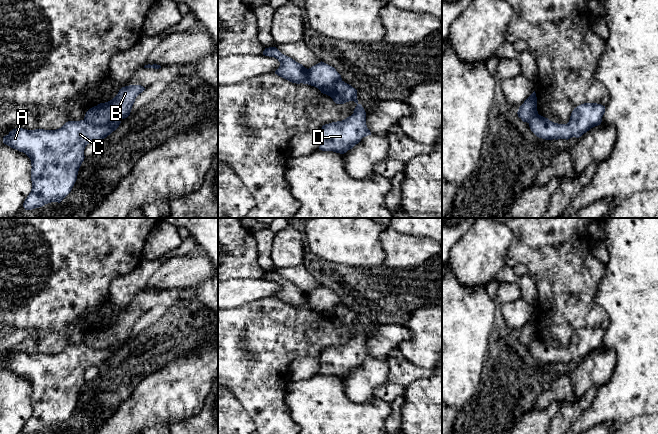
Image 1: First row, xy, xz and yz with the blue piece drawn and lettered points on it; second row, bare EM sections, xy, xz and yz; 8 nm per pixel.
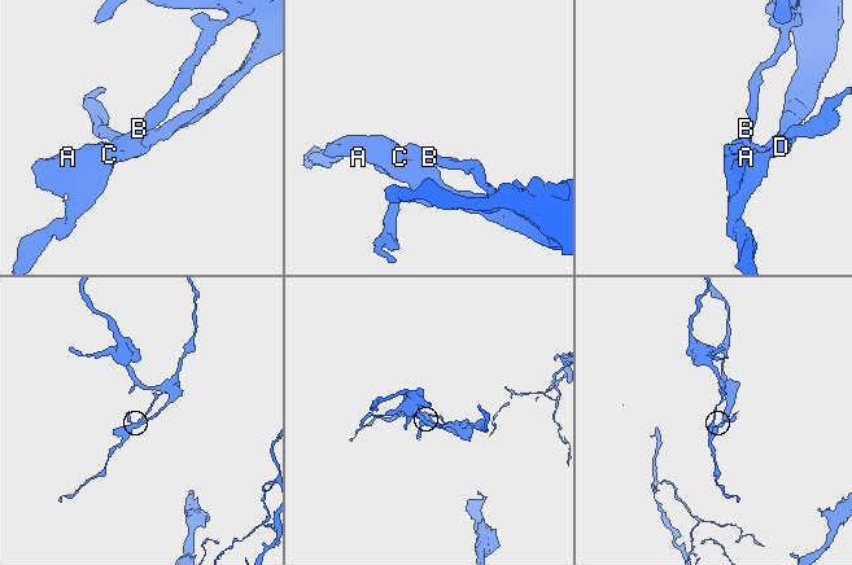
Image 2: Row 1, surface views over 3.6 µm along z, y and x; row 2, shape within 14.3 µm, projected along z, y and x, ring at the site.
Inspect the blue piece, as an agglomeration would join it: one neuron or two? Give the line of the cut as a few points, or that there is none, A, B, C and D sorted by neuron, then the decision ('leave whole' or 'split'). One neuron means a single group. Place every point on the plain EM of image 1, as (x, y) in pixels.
xy (84, 343), (99, 349), (106, 349), (116, 344), (121, 344) | A C D / B | split

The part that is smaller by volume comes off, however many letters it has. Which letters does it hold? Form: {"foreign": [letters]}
{"foreign": ["B"]}

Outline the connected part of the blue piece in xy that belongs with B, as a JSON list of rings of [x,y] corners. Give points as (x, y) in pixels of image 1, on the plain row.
[[[141,309],[122,311],[112,324],[90,332],[86,336],[84,344],[101,350],[125,343],[130,339],[136,321],[144,314],[145,312]]]

